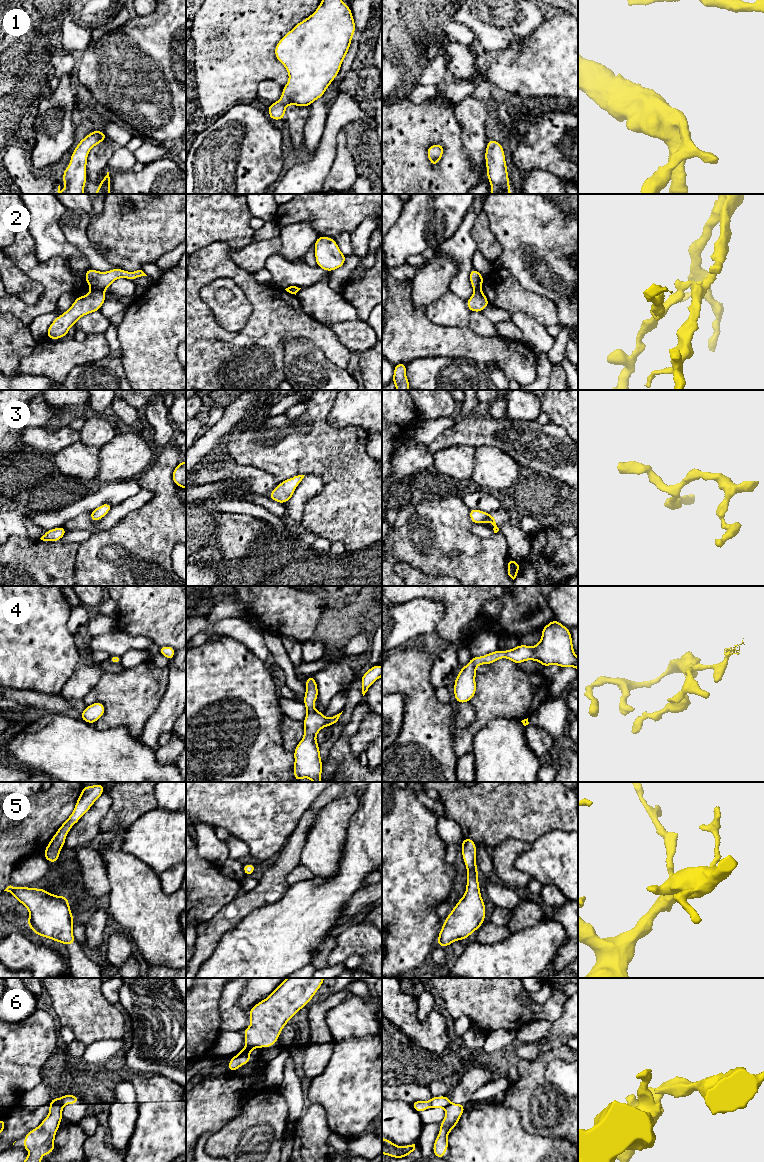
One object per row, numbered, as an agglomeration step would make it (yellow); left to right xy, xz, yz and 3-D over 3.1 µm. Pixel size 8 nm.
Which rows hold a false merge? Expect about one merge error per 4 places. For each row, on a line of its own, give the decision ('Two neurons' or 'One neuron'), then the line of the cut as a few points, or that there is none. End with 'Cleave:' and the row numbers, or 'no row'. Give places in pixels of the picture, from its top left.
1: One neuron. No split
2: Two neurons. Split along xy (91, 288), (103, 291)
3: One neuron. No split
4: One neuron. No split
5: One neuron. No split
6: Two neurons. Split along xy (50, 1103), (59, 1103), (62, 1106)
Cleave: 2, 6

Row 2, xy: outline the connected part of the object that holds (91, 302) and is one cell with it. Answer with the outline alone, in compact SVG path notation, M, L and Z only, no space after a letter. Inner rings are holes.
M91 289L84 296L76 297L72 306L51 323L46 338L56 340L67 336L69 329L81 317L99 311L105 301L105 292L96 289Z

